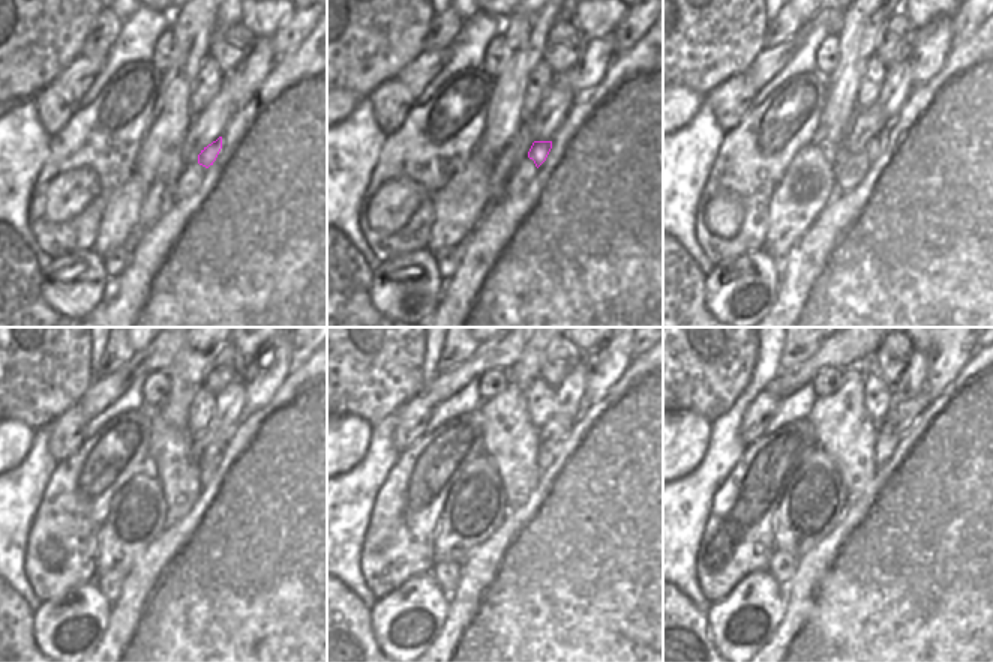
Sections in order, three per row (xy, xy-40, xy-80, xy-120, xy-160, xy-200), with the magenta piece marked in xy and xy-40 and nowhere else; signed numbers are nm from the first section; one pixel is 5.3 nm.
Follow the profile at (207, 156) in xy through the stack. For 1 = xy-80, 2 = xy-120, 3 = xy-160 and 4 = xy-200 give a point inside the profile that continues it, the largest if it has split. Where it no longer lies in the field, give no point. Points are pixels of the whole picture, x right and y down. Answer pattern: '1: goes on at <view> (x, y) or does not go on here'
1: goes on at xy-80 (878, 143)
2: goes on at xy-120 (207, 463)
3: goes on at xy-160 (548, 451)
4: goes on at xy-200 (885, 443)

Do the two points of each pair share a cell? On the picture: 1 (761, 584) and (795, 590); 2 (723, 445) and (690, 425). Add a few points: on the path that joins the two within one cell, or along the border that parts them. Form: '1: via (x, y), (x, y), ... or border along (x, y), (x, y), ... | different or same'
1: border along (786, 589), (786, 610), (779, 623) | different
2: border along (711, 424), (708, 448), (693, 469) | different

